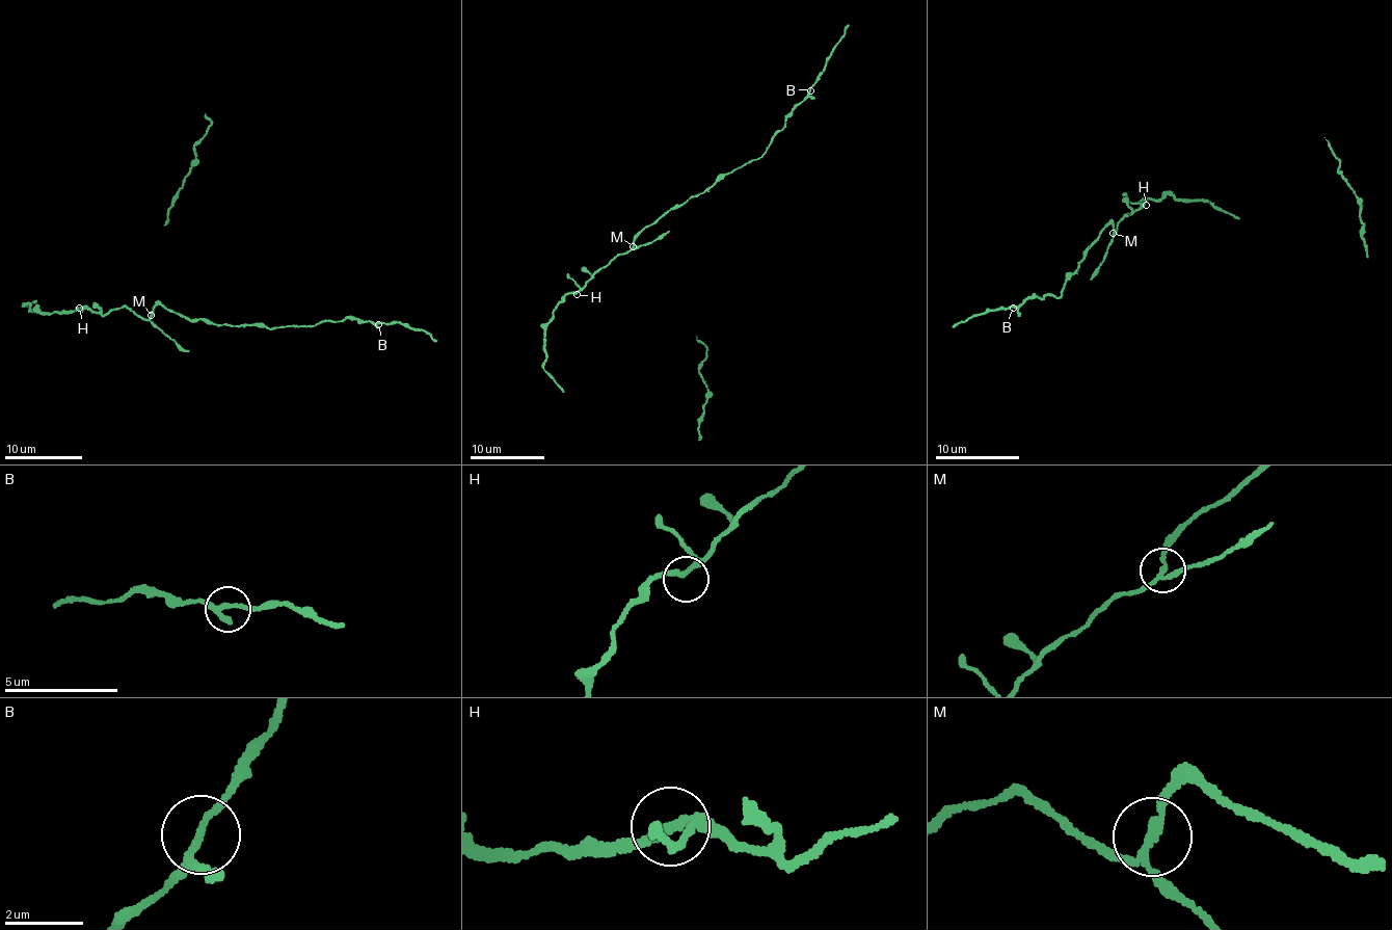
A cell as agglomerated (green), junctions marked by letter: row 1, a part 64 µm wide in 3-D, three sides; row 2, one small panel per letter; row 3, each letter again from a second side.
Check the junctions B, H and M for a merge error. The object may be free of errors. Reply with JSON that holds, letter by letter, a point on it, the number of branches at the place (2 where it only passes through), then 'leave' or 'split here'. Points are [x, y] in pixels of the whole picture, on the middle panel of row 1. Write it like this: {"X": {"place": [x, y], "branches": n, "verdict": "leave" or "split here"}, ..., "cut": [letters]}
{"B": {"place": [810, 90], "branches": 3, "verdict": "leave"}, "H": {"place": [577, 294], "branches": 3, "verdict": "leave"}, "M": {"place": [633, 246], "branches": 3, "verdict": "split here"}, "cut": ["M"]}

